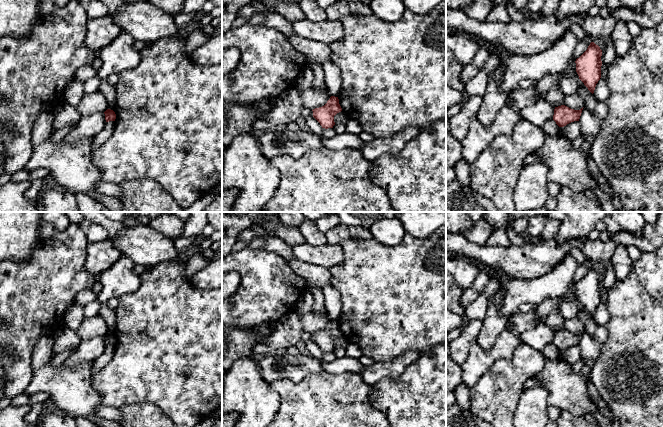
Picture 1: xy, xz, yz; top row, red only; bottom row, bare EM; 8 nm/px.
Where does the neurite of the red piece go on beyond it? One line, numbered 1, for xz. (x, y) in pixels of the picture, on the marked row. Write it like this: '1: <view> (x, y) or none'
1: none

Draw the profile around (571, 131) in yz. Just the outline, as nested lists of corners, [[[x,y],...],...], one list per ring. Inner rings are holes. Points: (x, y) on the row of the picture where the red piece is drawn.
[[[574,121],[567,124],[564,127],[559,128],[559,133],[568,140],[573,141],[581,135],[581,124],[580,121]]]

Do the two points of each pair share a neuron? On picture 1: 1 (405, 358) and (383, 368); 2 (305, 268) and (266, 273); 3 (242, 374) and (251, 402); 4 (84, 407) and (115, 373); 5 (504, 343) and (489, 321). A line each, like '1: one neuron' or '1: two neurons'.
1: one neuron
2: two neurons
3: one neuron
4: two neurons
5: two neurons

